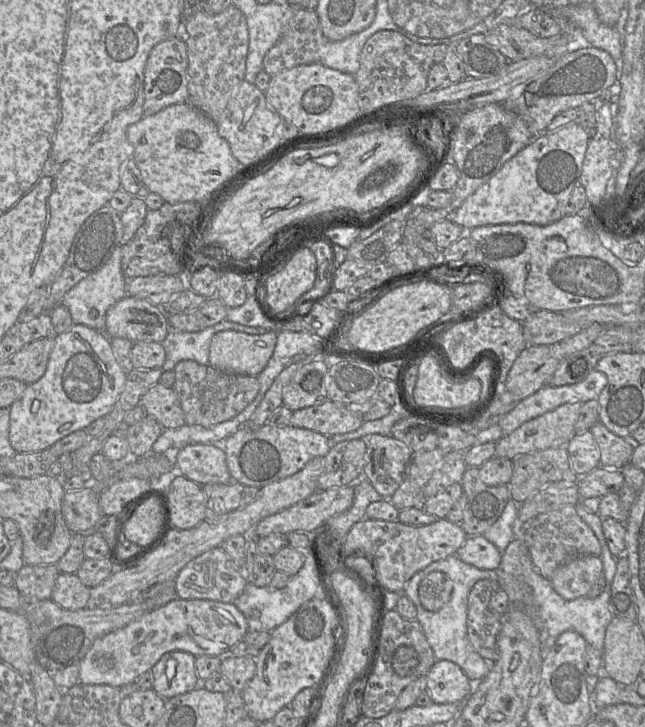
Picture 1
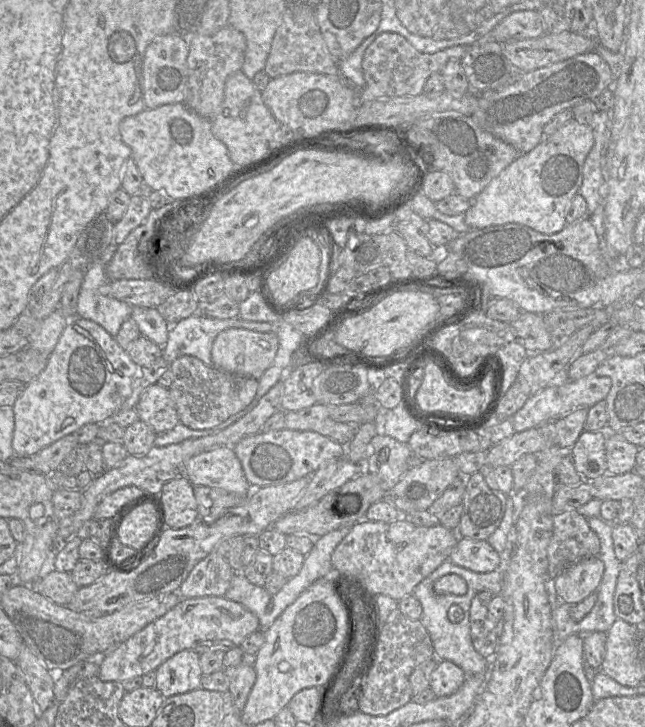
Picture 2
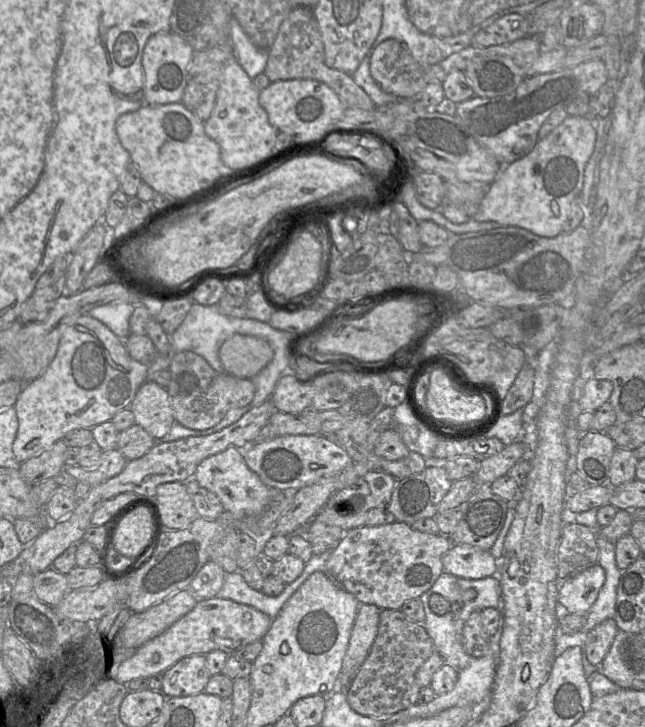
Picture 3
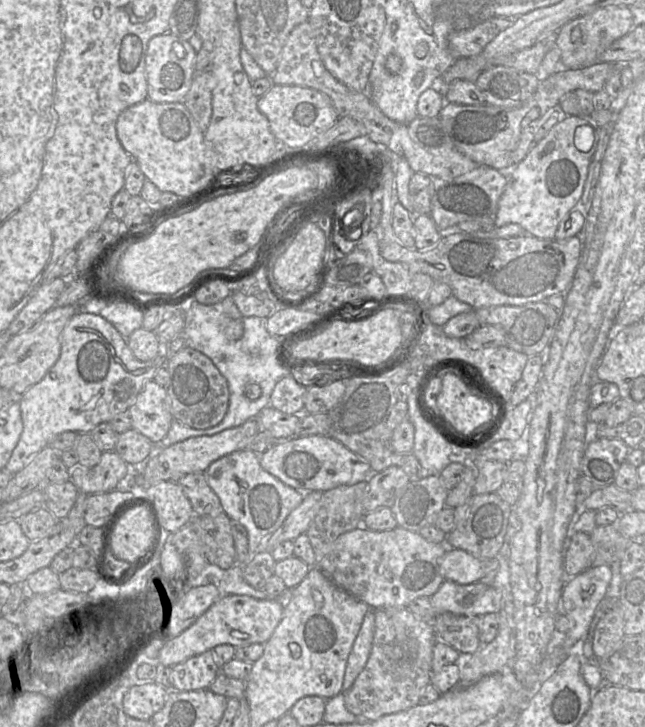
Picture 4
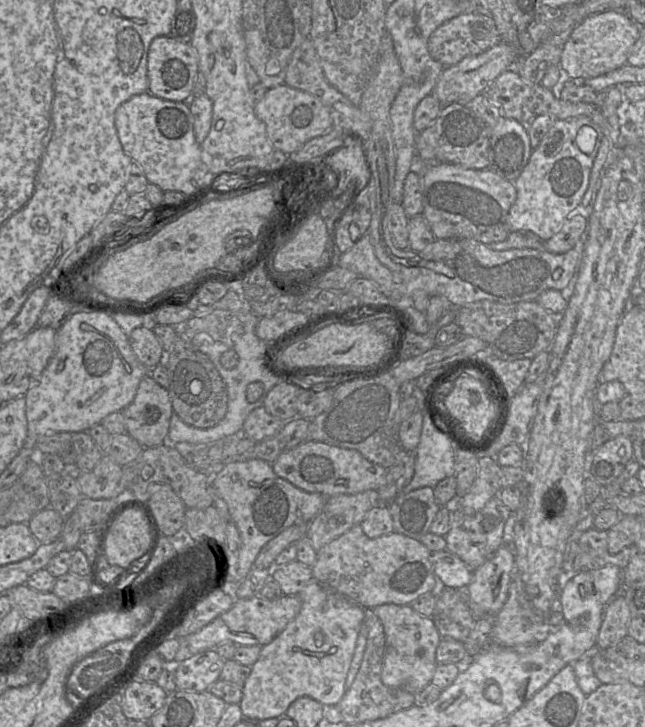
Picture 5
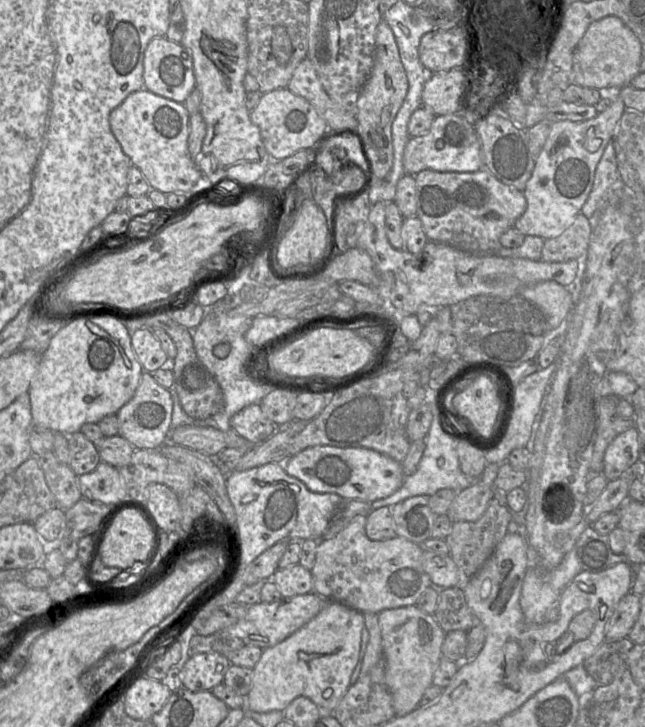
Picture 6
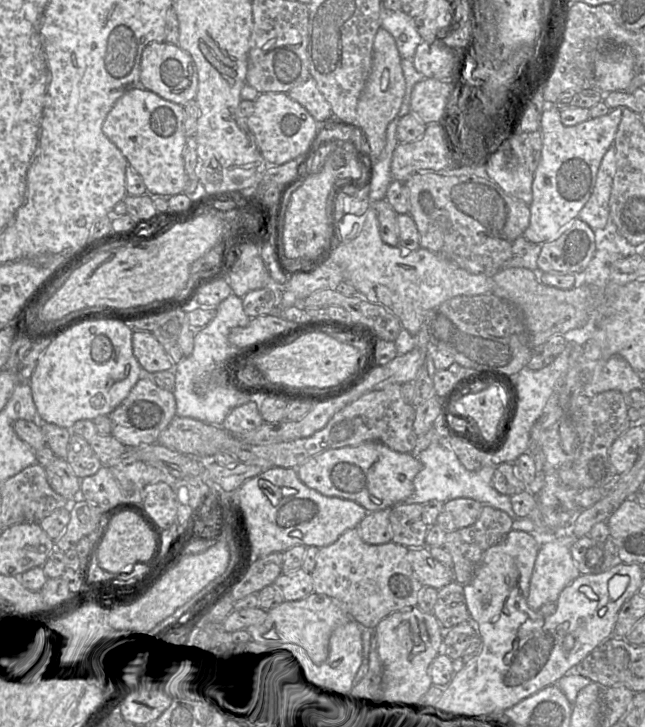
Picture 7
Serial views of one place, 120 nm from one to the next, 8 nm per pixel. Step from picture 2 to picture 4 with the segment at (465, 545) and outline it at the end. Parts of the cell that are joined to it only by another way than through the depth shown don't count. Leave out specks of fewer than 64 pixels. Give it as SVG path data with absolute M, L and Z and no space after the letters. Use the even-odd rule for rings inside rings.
M447 548L440 558L440 570L444 579L468 585L481 581L486 575L486 562L462 549Z

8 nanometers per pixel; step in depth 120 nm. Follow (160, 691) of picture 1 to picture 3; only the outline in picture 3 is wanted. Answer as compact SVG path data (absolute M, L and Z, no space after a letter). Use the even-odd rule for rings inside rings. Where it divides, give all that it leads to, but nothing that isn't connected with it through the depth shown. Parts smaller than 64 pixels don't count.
M205 655L187 656L164 671L162 692L171 697L199 694L210 677Z

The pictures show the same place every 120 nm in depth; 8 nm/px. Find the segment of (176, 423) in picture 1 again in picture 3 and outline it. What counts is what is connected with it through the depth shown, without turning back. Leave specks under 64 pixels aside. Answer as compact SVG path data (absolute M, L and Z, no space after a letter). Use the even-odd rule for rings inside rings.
M150 380L141 385L129 408L135 423L154 440L165 436L176 422L167 389Z

